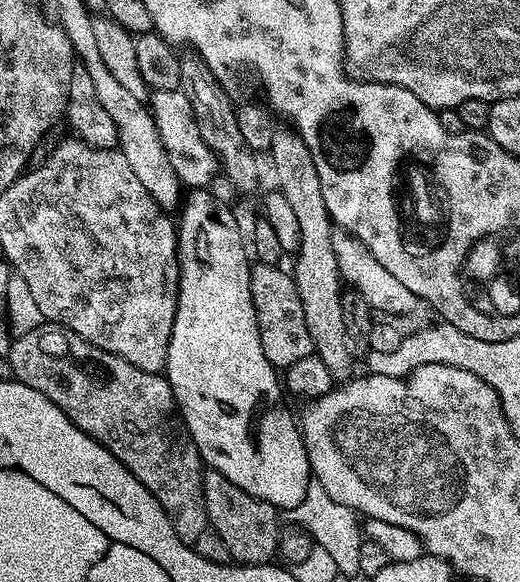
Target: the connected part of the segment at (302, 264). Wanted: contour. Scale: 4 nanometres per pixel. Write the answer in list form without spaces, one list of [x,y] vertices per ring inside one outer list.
[[[282,126],[276,128],[270,149],[271,156],[276,163],[275,187],[284,195],[286,202],[290,202],[302,230],[302,242],[294,254],[294,279],[298,286],[298,298],[302,298],[302,314],[306,314],[306,330],[310,330],[312,351],[322,358],[322,362],[326,362],[326,370],[330,370],[333,381],[347,382],[354,376],[352,343],[346,334],[346,322],[340,301],[342,277],[332,242],[334,225],[322,198],[322,182],[318,182],[314,158],[310,158],[310,150],[302,137],[291,127]]]

